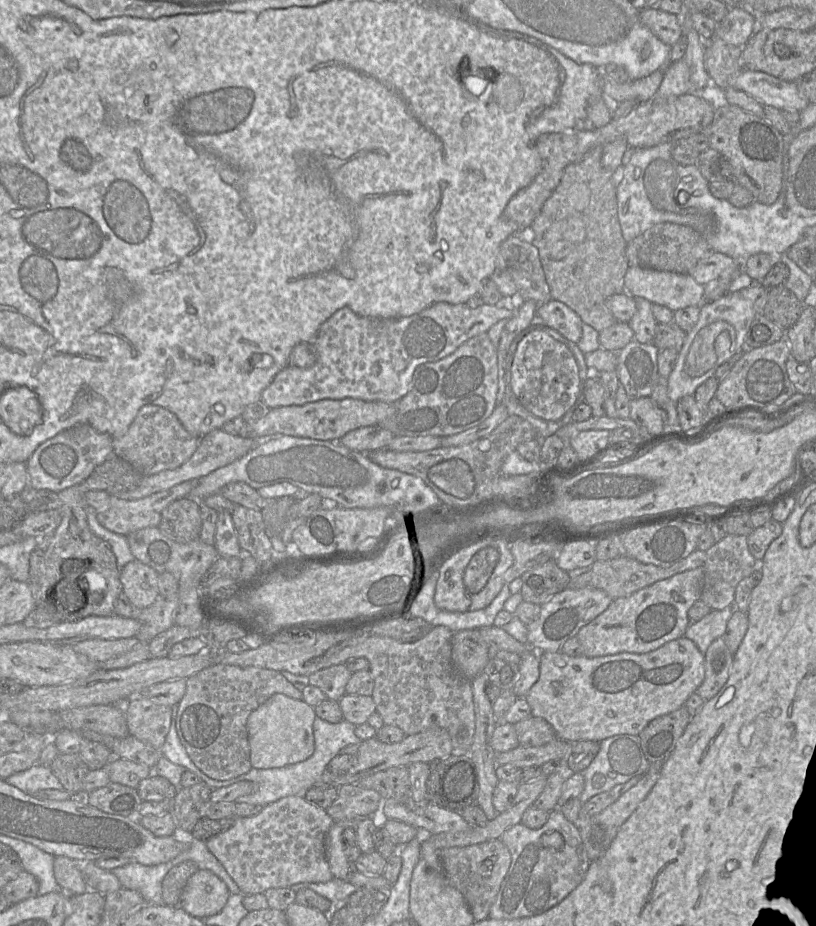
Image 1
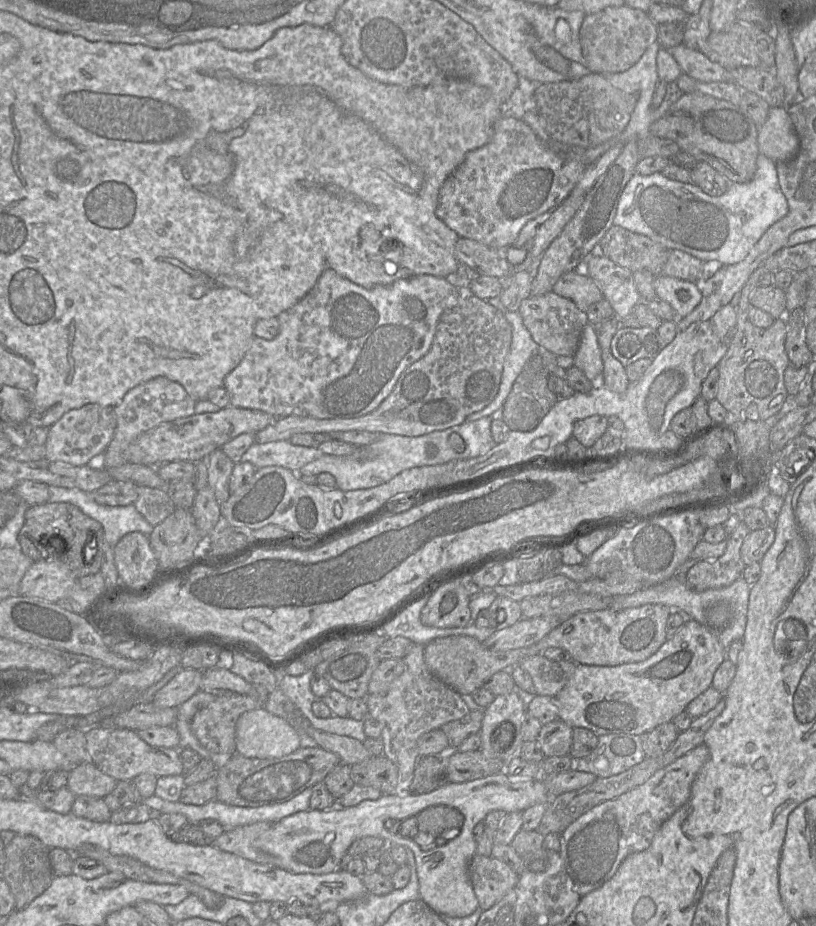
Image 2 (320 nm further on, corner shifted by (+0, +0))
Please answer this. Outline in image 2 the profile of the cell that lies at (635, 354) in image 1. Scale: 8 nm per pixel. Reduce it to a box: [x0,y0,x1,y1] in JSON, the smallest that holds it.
[610,327,662,369]

